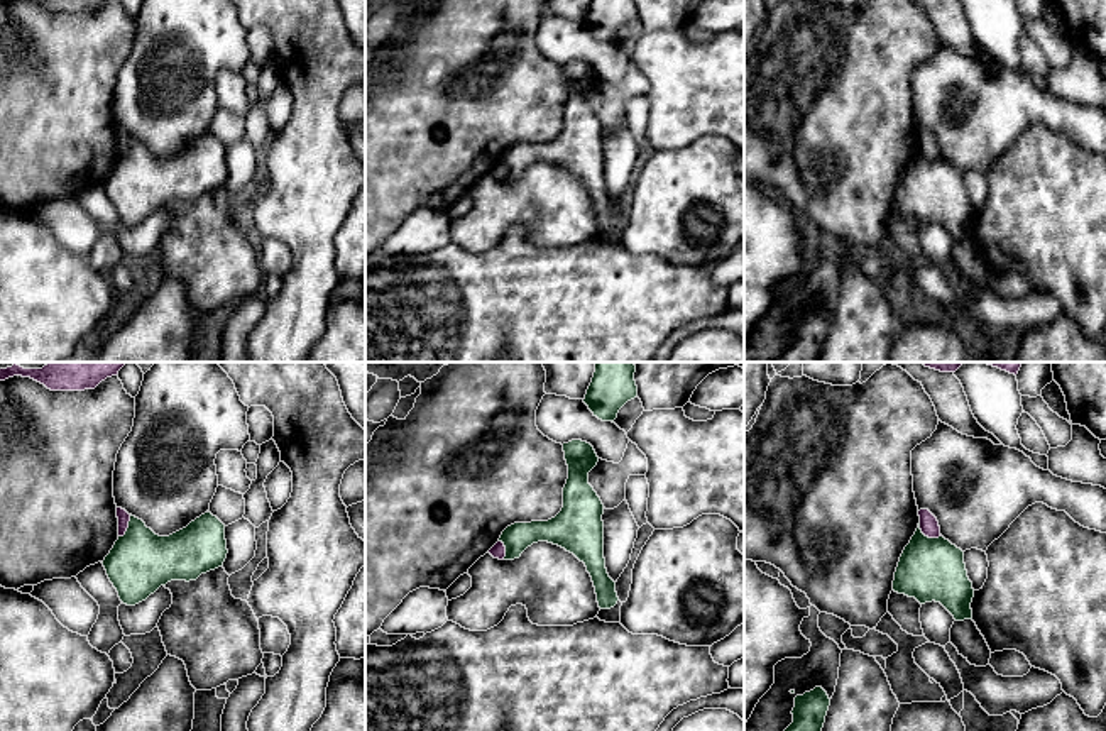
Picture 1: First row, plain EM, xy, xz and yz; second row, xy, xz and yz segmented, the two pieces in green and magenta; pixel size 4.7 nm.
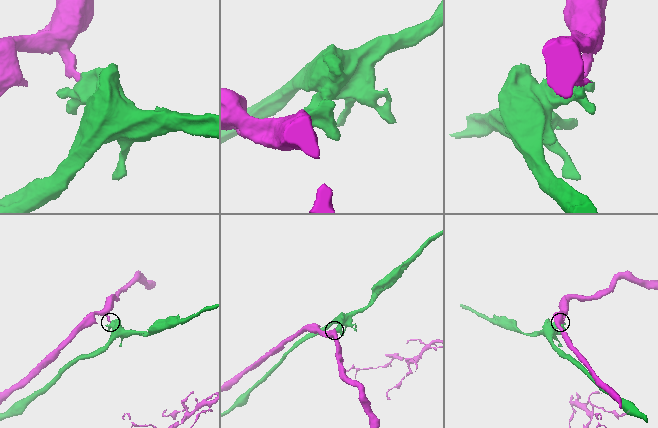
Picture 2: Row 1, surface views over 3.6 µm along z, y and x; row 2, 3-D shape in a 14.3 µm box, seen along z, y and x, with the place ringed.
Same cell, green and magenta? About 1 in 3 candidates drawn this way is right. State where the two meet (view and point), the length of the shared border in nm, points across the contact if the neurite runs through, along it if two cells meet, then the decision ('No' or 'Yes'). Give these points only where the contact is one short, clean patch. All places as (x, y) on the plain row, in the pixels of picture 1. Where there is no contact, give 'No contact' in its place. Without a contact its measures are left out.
Touches green at yz (927, 158). Shared border 130 nm. Boundary: yz (919, 144), (925, 156), (941, 158). No

